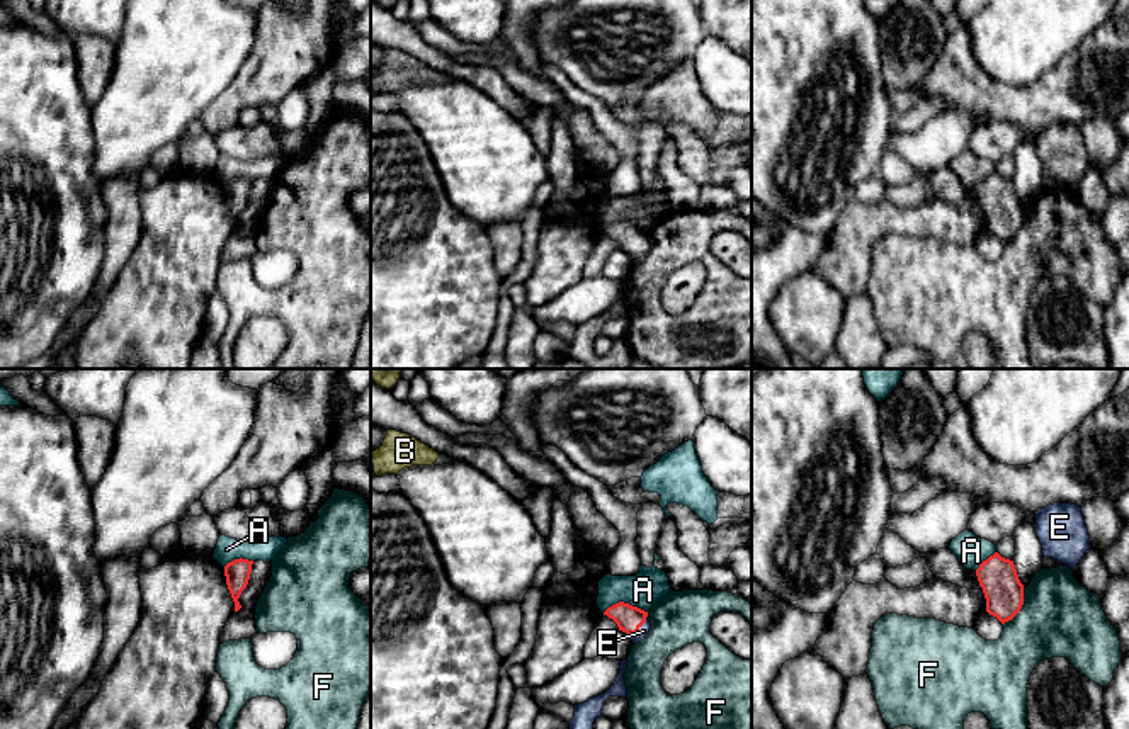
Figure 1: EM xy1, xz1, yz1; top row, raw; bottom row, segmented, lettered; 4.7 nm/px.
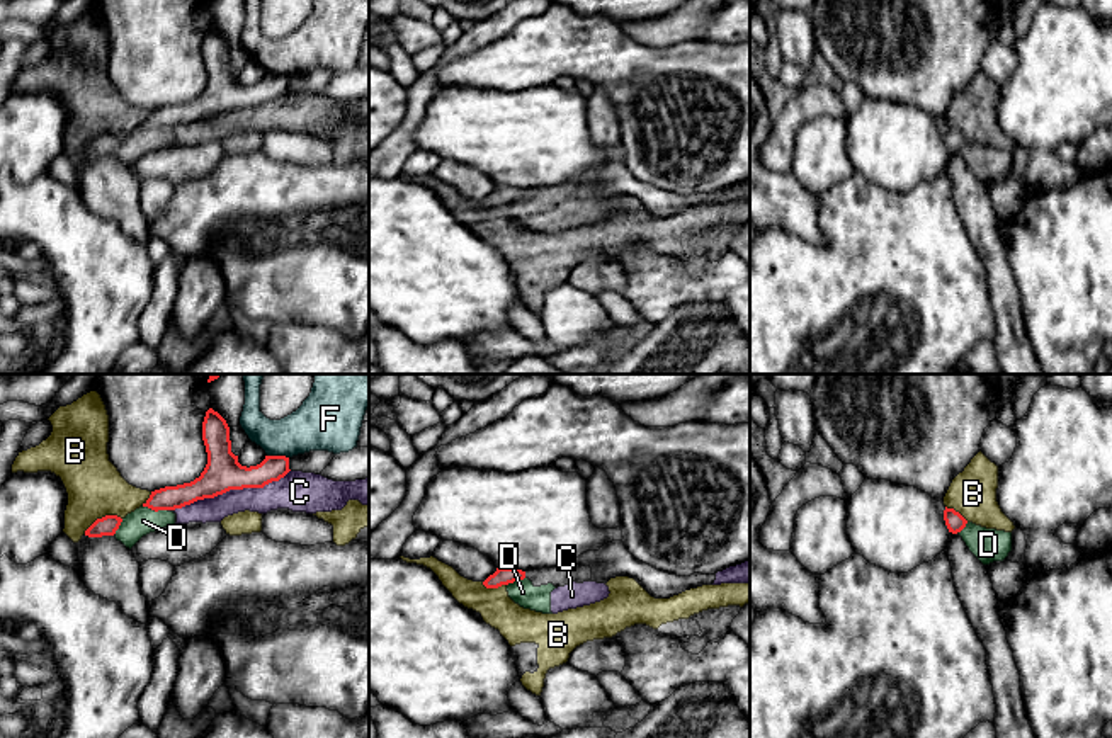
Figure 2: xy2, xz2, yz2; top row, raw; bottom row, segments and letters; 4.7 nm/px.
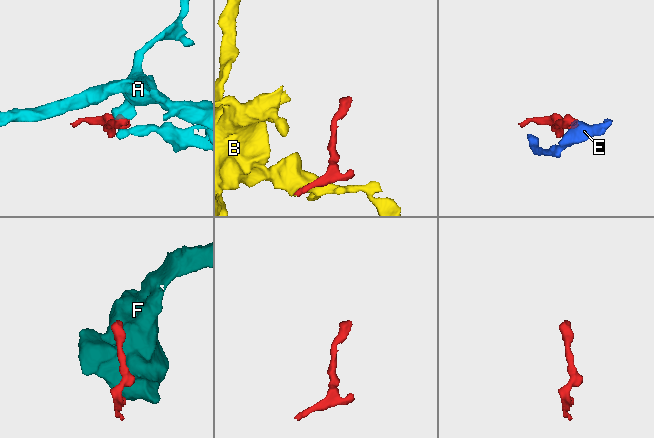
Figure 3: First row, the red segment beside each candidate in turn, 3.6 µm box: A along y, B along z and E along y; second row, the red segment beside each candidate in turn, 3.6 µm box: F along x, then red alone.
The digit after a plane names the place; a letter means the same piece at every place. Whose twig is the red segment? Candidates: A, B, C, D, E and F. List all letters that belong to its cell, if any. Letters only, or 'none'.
E

